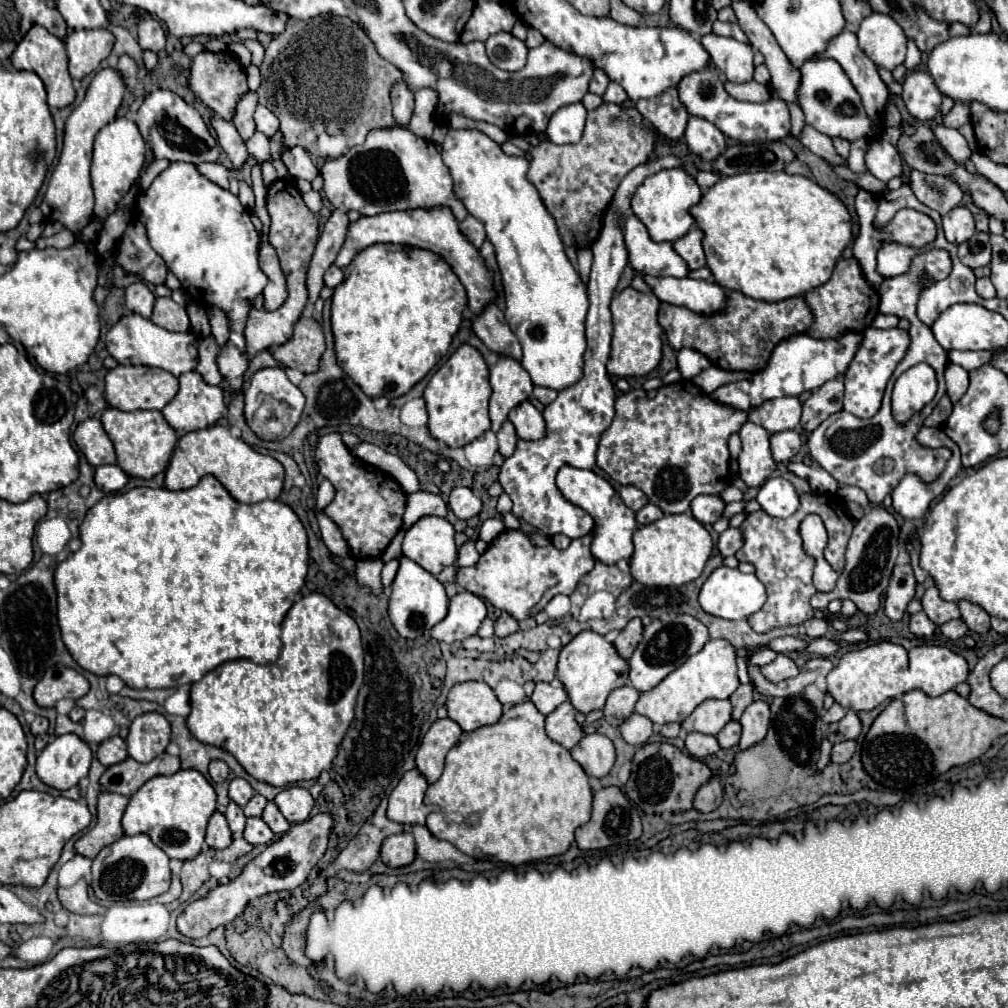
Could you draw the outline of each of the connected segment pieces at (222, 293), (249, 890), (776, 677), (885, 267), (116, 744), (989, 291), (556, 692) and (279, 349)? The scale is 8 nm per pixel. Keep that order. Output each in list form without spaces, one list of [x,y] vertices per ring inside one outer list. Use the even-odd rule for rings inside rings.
[[[171,162],[153,184],[143,190],[135,204],[137,218],[147,228],[153,250],[167,262],[169,270],[181,280],[189,298],[203,306],[219,306],[231,320],[229,342],[221,348],[217,364],[229,382],[229,390],[241,390],[243,372],[247,370],[243,326],[249,314],[249,300],[259,296],[267,276],[259,268],[257,230],[251,224],[249,210],[229,190],[207,180],[195,164]]]
[[[315,814],[313,818],[291,826],[291,830],[287,834],[283,834],[277,842],[269,844],[255,860],[251,860],[245,866],[245,870],[241,872],[241,876],[237,876],[229,884],[215,888],[205,898],[199,898],[199,900],[187,904],[185,910],[177,918],[177,930],[185,938],[203,938],[217,926],[229,924],[237,916],[241,916],[247,902],[257,900],[259,896],[269,894],[269,892],[293,890],[293,888],[301,886],[307,880],[307,874],[311,872],[311,868],[325,854],[331,828],[333,828],[333,818],[329,814]]]
[[[779,654],[771,664],[763,666],[761,672],[763,672],[763,676],[765,676],[767,680],[771,680],[771,682],[781,682],[781,680],[787,680],[787,678],[797,676],[797,674],[799,674],[799,668],[797,668],[797,664],[795,664],[789,656]]]
[[[883,242],[881,248],[877,250],[877,272],[883,278],[905,274],[915,254],[917,254],[917,248],[903,246],[897,242]]]
[[[119,736],[105,740],[97,750],[97,760],[103,766],[113,766],[117,762],[123,762],[125,758],[127,758],[127,746],[125,746],[125,740],[121,740]]]
[[[979,278],[977,280],[977,294],[981,298],[993,298],[995,296],[995,286],[989,278]]]
[[[537,682],[535,684],[535,692],[531,696],[531,702],[537,706],[537,710],[541,714],[551,714],[555,708],[559,708],[559,704],[567,702],[567,694],[563,688],[553,688],[547,682]]]
[[[299,318],[289,342],[271,348],[273,358],[285,366],[311,374],[319,368],[319,358],[325,350],[325,336],[321,324],[313,318]]]

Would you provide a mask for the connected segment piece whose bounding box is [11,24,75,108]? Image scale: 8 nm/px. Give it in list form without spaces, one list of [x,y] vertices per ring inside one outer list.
[[[35,24],[27,32],[27,36],[23,36],[23,40],[17,44],[15,52],[11,54],[11,62],[17,70],[31,70],[43,80],[45,90],[47,90],[47,102],[51,108],[65,108],[75,100],[75,88],[71,84],[71,76],[67,70],[65,46],[57,36],[49,34],[43,26]]]

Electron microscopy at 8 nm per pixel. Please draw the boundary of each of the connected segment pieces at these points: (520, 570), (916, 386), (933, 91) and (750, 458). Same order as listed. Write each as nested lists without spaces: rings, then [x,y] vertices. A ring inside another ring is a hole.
[[[505,530],[501,532],[489,546],[487,550],[481,554],[479,562],[471,568],[459,568],[457,570],[457,584],[481,598],[485,598],[487,602],[491,602],[495,608],[509,612],[515,620],[525,620],[529,616],[535,616],[537,612],[541,612],[545,608],[545,604],[557,596],[557,594],[571,594],[577,586],[577,582],[591,572],[591,568],[595,566],[595,562],[591,564],[591,536],[583,536],[577,540],[571,540],[567,550],[557,550],[553,544],[547,546],[535,546],[523,532],[517,530]]]
[[[915,364],[903,372],[893,386],[891,410],[897,424],[907,424],[913,414],[921,412],[937,392],[935,370],[929,364]]]
[[[915,70],[915,72],[907,74],[907,78],[905,78],[901,98],[905,102],[905,108],[909,110],[909,114],[915,120],[927,122],[927,120],[935,118],[935,114],[941,106],[943,94],[935,86],[929,72]]]
[[[743,424],[739,436],[743,438],[739,462],[739,478],[747,488],[759,488],[775,470],[775,460],[769,448],[769,432],[757,424]]]

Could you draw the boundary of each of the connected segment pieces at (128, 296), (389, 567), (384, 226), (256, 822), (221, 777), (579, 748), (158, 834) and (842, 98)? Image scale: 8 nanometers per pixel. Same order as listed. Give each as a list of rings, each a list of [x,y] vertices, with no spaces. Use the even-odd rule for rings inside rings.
[[[143,282],[129,284],[125,288],[125,300],[127,300],[127,308],[133,310],[135,314],[141,314],[145,318],[151,316],[151,310],[153,310],[153,304],[155,304],[155,296]]]
[[[391,560],[391,562],[385,564],[385,568],[383,568],[383,572],[381,572],[381,580],[383,580],[385,590],[389,590],[393,578],[395,578],[395,574],[397,574],[397,568],[399,568],[399,562],[397,562],[397,560]]]
[[[431,208],[431,210],[407,210],[407,212],[385,212],[379,216],[363,216],[357,222],[349,226],[347,240],[335,260],[339,268],[345,268],[357,252],[371,244],[401,244],[401,246],[411,246],[411,248],[423,248],[431,250],[437,256],[441,256],[457,274],[461,284],[467,290],[467,300],[469,300],[469,310],[473,314],[479,314],[487,302],[495,300],[495,290],[493,290],[493,274],[485,268],[485,262],[481,254],[467,242],[467,238],[459,232],[457,220],[453,218],[449,208]]]
[[[247,818],[247,826],[245,826],[245,832],[243,832],[243,838],[257,846],[257,844],[269,844],[275,834],[271,832],[271,828],[261,820],[261,818]]]
[[[213,760],[209,764],[209,774],[211,774],[213,782],[225,782],[225,780],[229,780],[229,772],[231,772],[229,766],[225,762],[221,762],[221,760]]]
[[[585,734],[581,742],[571,748],[571,756],[581,764],[587,776],[603,778],[615,764],[613,742],[603,734]]]
[[[179,770],[171,776],[155,776],[129,798],[123,814],[123,832],[125,836],[147,834],[169,858],[193,860],[203,850],[207,820],[215,806],[217,794],[201,772]]]
[[[807,60],[801,66],[801,84],[799,84],[799,106],[805,114],[805,122],[811,124],[815,130],[827,134],[829,138],[843,138],[843,140],[857,140],[871,136],[871,120],[865,114],[861,98],[853,84],[849,82],[847,74],[835,60]]]

